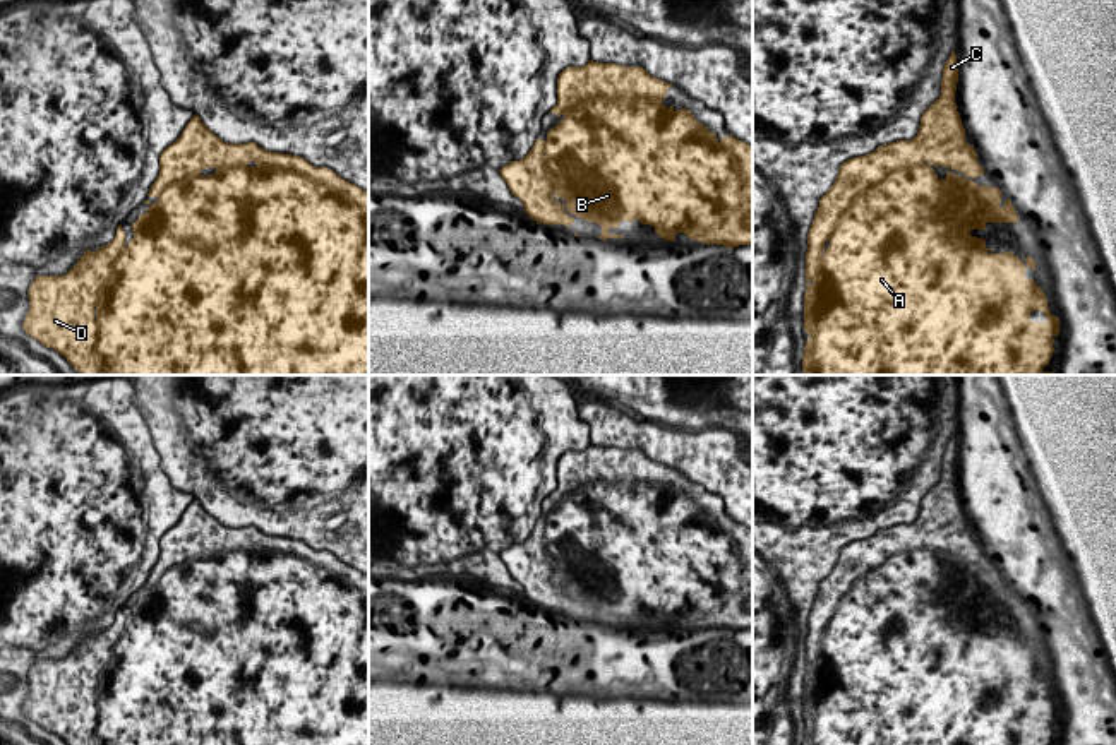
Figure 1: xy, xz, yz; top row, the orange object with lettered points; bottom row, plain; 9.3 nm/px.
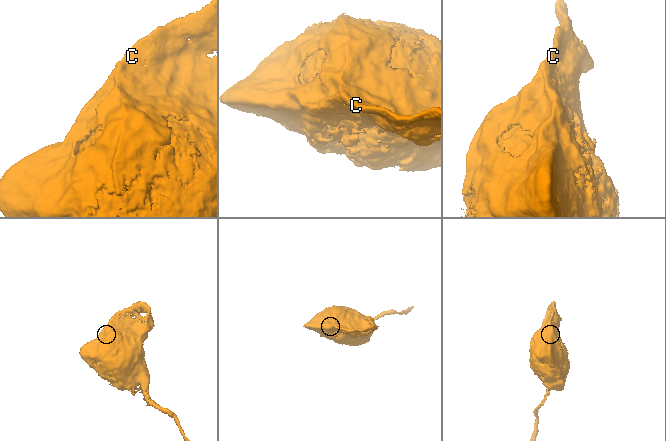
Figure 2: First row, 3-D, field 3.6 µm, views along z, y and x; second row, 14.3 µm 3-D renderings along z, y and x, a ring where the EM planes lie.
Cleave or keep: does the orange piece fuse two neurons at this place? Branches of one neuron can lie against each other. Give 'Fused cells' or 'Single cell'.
Single cell

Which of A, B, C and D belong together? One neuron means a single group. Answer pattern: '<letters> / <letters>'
A B C D

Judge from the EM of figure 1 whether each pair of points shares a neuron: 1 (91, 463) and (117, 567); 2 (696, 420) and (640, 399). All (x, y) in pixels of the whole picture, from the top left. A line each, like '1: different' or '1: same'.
1: same
2: same

